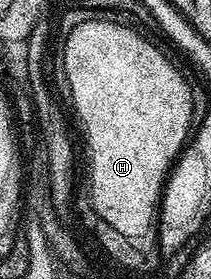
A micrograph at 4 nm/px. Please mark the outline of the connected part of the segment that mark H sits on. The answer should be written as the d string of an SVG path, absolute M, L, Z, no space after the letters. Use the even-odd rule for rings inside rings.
M95 21L78 25L63 40L64 75L88 134L86 155L92 171L92 207L101 220L127 239L143 239L146 232L153 230L165 180L190 139L192 87L152 42L149 36L125 25Z

